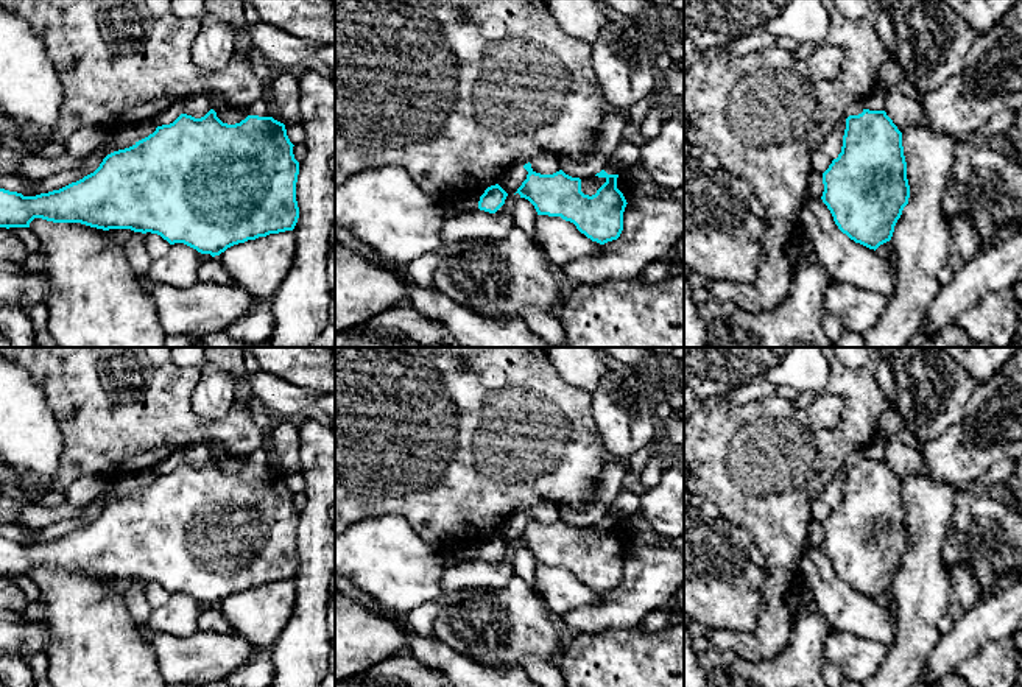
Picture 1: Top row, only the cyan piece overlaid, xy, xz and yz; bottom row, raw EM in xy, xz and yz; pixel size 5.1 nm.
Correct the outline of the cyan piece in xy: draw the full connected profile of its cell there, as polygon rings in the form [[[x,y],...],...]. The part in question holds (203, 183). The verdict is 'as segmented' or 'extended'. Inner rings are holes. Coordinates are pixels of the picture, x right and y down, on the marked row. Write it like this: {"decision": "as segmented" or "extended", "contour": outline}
{"decision": "as segmented", "contour": [[[213,109],[201,118],[181,114],[173,123],[157,126],[132,146],[107,154],[93,173],[59,190],[23,196],[0,188],[0,227],[30,227],[34,218],[42,218],[53,223],[81,223],[103,231],[131,229],[157,234],[170,245],[184,243],[215,257],[234,245],[294,229],[299,218],[299,162],[293,146],[285,125],[273,117],[248,115],[240,123],[227,125]]]}

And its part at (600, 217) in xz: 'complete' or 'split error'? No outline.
complete

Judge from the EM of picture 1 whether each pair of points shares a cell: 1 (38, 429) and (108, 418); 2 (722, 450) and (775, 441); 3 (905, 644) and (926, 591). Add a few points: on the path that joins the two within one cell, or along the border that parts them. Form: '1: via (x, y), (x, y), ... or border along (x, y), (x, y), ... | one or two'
1: border along (44, 391), (61, 435), (58, 463) | two
2: via (734, 450), (762, 450) | one
3: via (916, 631), (916, 614), (921, 603) | one

